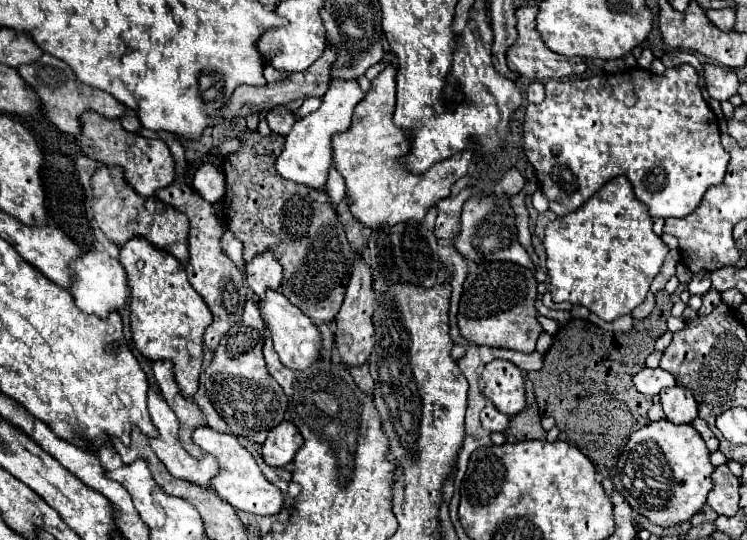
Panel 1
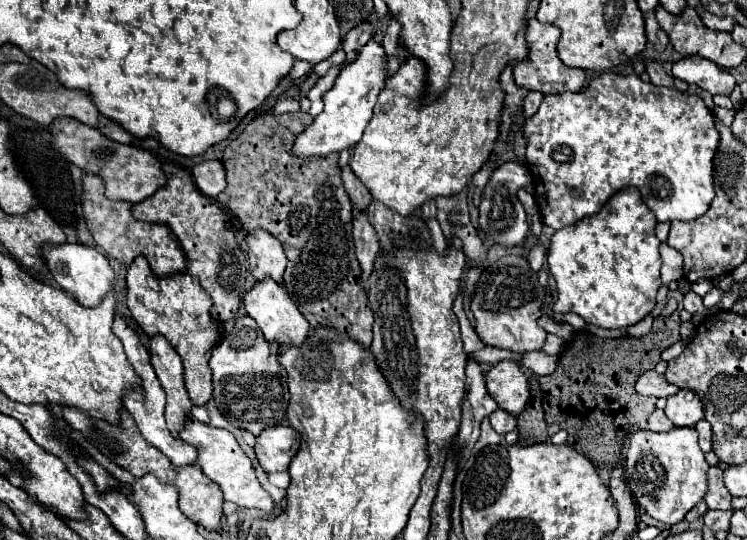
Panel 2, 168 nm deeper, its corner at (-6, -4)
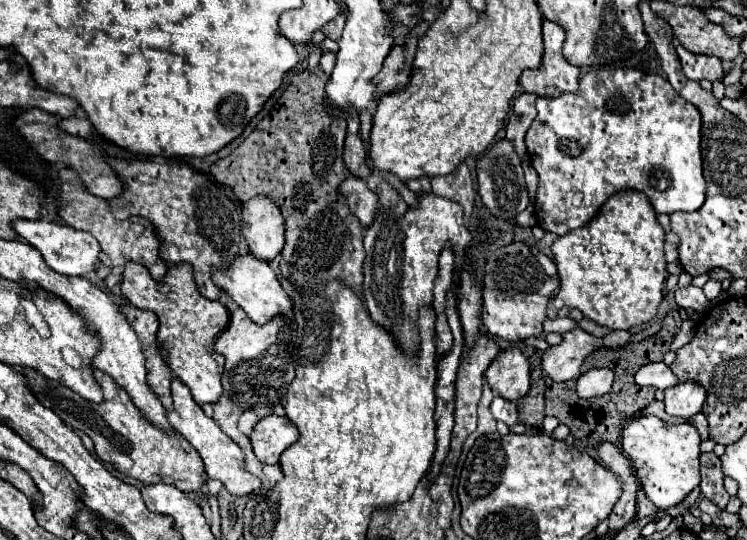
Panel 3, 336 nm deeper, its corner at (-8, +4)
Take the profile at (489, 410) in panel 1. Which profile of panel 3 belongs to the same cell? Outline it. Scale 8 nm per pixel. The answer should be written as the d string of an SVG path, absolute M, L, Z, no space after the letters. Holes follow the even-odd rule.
M494 397L490 409L492 409L492 415L496 421L504 421L508 427L518 423L518 409L512 401L508 401L504 397Z

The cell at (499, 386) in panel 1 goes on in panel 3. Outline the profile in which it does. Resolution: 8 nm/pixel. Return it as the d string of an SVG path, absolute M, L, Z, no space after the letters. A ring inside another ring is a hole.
M510 347L498 353L484 373L488 385L496 389L508 401L518 401L528 393L530 387L530 367L528 359L518 347Z

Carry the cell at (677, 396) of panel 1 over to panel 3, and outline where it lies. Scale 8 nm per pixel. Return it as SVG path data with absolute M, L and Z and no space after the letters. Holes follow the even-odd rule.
M684 381L678 383L670 389L664 391L664 405L666 405L666 413L668 415L676 415L676 417L684 417L690 419L692 415L702 411L702 405L706 401L706 391L702 385L694 383L694 381Z

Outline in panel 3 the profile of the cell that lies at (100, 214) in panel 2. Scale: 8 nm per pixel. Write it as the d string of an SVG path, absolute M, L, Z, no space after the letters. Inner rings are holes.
M62 169L60 171L60 179L62 179L62 197L60 197L60 217L74 229L82 229L88 231L90 235L94 235L102 247L100 253L100 261L108 267L116 267L116 265L126 265L128 261L138 261L142 265L146 265L152 273L152 279L160 281L166 275L168 265L160 259L160 239L158 233L154 231L154 225L148 219L142 217L134 217L134 219L126 219L126 221L118 221L114 219L108 201L98 199L96 195L90 195L90 191L86 191L82 187L82 183L78 183L78 175L74 175L74 171L70 169Z

